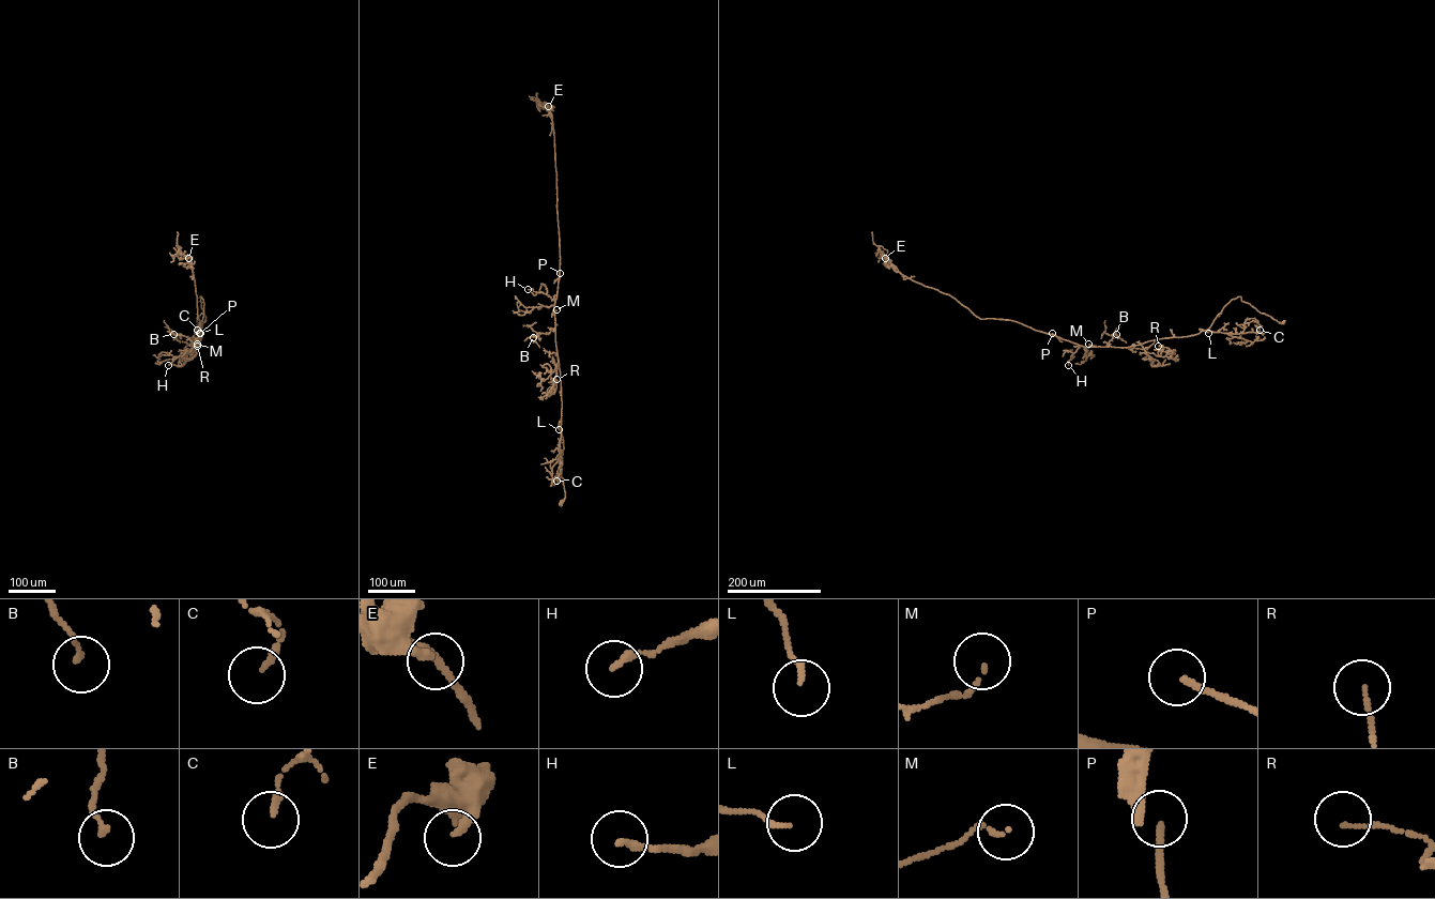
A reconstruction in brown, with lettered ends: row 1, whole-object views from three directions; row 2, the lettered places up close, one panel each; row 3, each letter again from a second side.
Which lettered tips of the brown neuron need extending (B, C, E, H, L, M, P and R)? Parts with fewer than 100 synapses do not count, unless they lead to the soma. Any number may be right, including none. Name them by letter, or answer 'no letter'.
no letter

